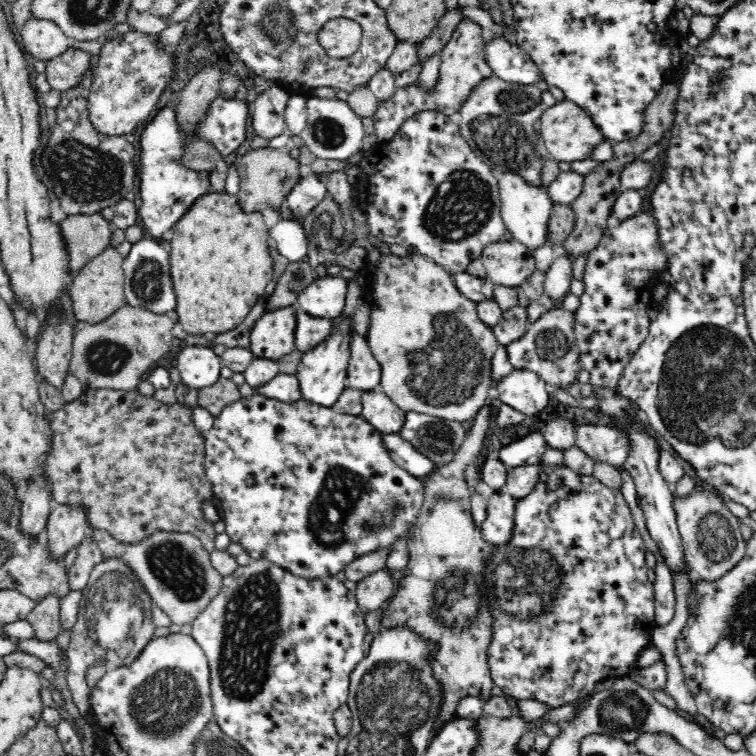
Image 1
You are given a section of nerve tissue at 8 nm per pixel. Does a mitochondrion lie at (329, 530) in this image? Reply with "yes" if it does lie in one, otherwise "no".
yes

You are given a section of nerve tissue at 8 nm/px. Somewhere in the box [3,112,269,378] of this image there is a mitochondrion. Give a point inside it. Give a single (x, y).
(82, 173)

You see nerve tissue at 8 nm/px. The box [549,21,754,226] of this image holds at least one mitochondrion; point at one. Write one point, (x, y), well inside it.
(720, 82)

